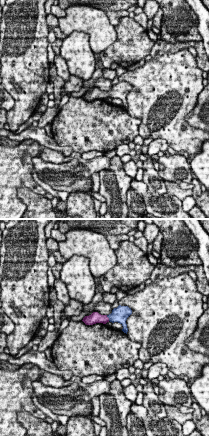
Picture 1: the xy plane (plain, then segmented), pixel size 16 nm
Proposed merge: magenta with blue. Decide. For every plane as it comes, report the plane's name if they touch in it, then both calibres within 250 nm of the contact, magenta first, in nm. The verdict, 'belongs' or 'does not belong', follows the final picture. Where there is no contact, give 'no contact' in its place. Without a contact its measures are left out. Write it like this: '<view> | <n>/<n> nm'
xy | 180/260 nm

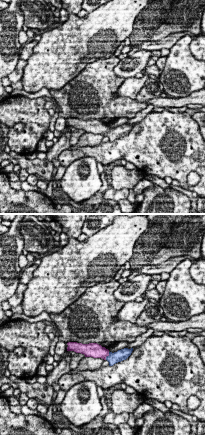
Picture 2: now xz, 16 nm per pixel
xz | 240/190 nm

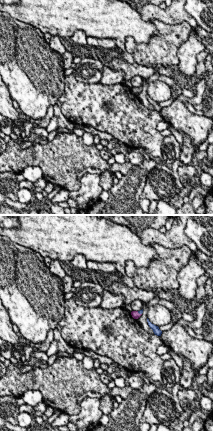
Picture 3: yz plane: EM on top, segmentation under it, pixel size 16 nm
yz | 120/60 nm

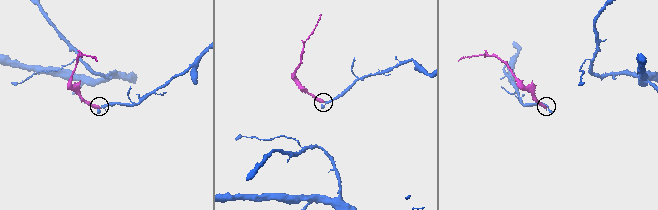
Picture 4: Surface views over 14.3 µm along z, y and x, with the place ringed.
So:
belongs

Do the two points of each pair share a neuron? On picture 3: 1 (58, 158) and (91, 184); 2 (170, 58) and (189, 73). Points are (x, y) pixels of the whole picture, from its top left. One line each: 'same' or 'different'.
1: different
2: different

